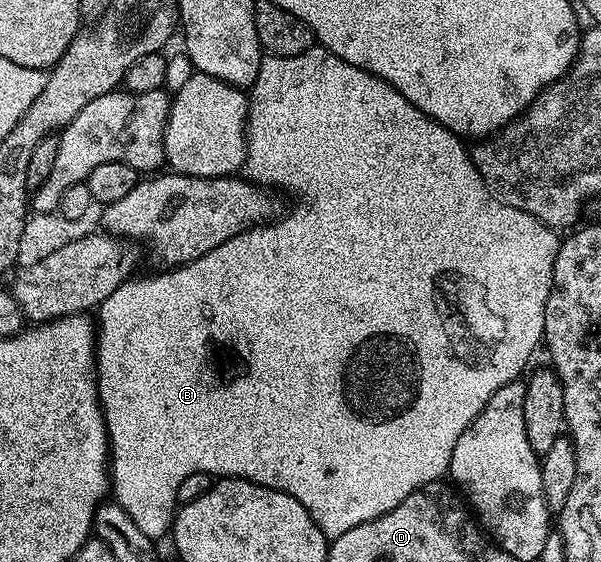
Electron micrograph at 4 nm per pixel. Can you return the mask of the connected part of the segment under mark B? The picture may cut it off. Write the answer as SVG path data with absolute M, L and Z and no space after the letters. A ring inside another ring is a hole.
M318 44L312 45L311 49L301 52L297 56L288 58L264 57L262 64L259 65L259 75L255 85L249 90L249 105L247 107L246 121L247 135L247 158L245 163L245 174L248 179L262 184L268 188L278 188L280 191L288 190L291 194L299 197L300 206L286 216L278 220L254 226L252 230L243 230L237 236L225 240L213 252L205 252L192 262L185 262L181 266L164 269L164 274L151 274L148 278L132 277L130 280L121 284L113 296L109 296L97 307L98 321L101 323L101 329L97 334L97 345L95 348L95 376L99 384L99 402L103 405L103 419L107 425L107 445L109 447L109 490L113 495L114 501L119 503L125 512L129 512L129 520L145 532L152 540L159 540L163 533L168 533L169 527L173 522L173 515L177 510L175 497L177 488L185 476L194 474L210 474L219 478L247 478L251 482L257 483L265 488L273 488L277 492L285 492L309 512L313 524L321 528L321 532L326 538L333 539L341 536L341 532L349 532L349 528L357 528L357 524L365 524L382 514L388 514L405 496L417 492L422 486L427 486L431 482L438 482L450 471L451 457L453 448L457 448L457 440L461 440L461 432L473 424L473 420L489 404L489 400L499 388L505 388L505 384L516 381L520 377L519 373L527 366L527 361L531 358L531 353L535 349L540 349L543 342L543 329L545 328L545 314L543 313L543 303L551 291L551 281L553 280L553 264L559 251L560 235L552 227L546 226L541 220L529 216L529 212L521 212L521 208L513 208L508 202L495 197L491 189L483 183L483 177L476 166L468 147L461 141L454 130L446 130L439 122L434 122L427 114L423 114L413 104L405 100L398 90L386 82L379 81L377 76L341 60L333 52L329 52L324 46ZM223 314L235 314L231 322L223 326ZM207 338L211 338L211 362L207 362ZM235 354L243 358L243 370L256 382L247 382L242 386L235 382ZM267 374L275 374L275 383L267 382Z

